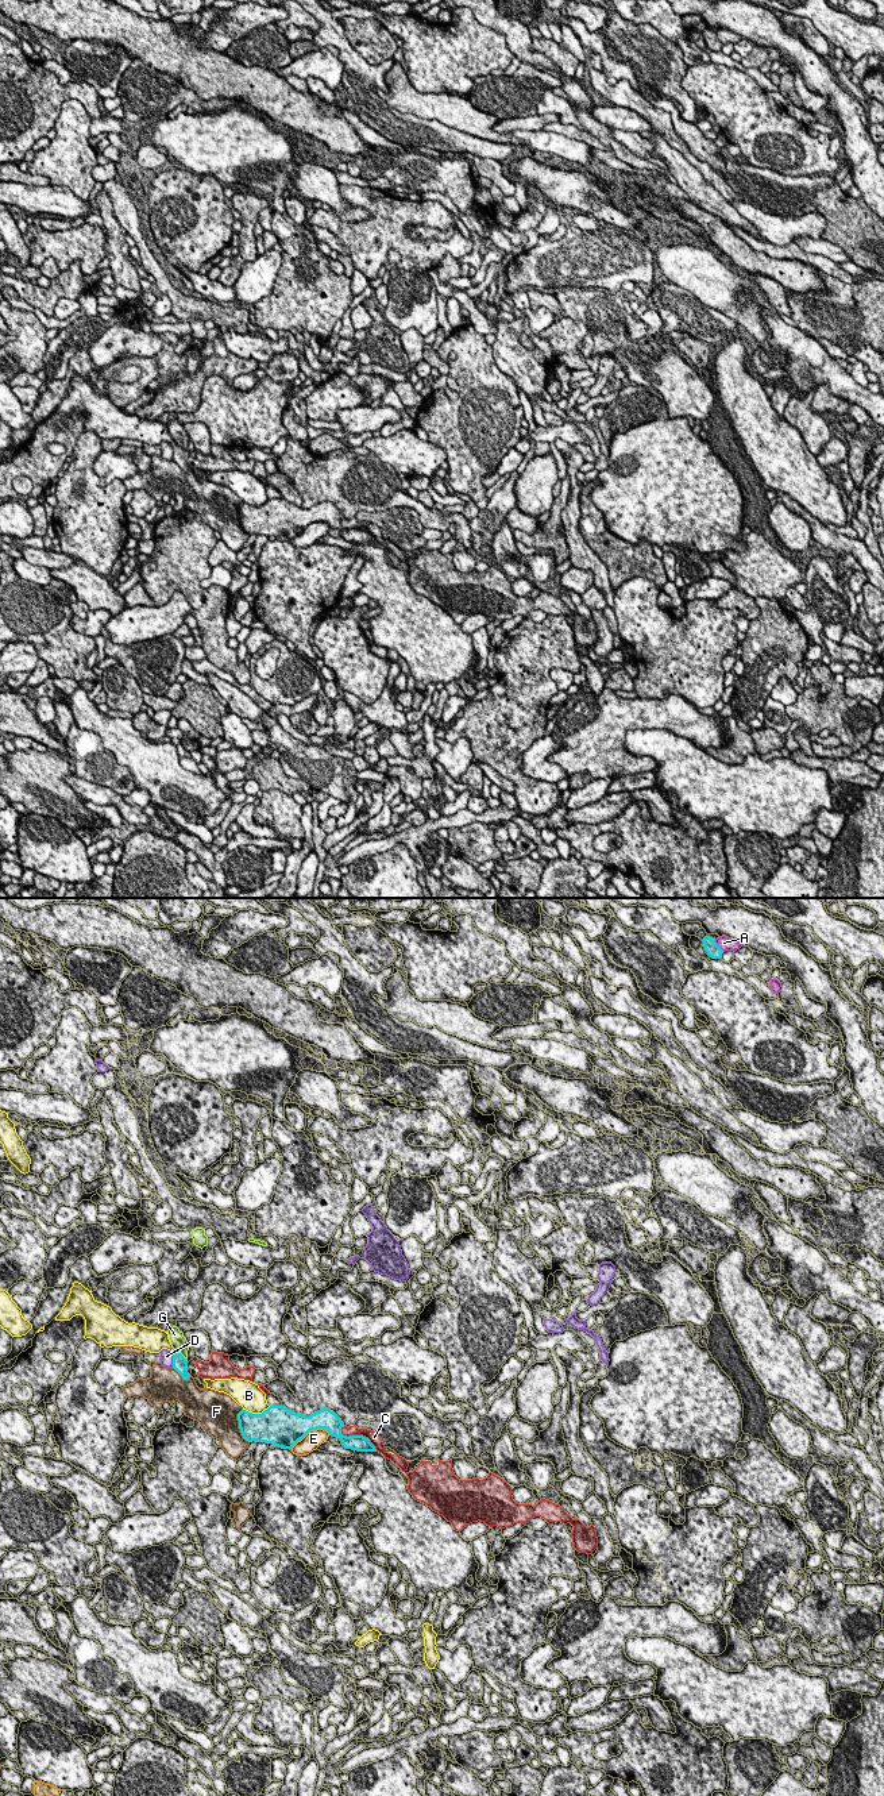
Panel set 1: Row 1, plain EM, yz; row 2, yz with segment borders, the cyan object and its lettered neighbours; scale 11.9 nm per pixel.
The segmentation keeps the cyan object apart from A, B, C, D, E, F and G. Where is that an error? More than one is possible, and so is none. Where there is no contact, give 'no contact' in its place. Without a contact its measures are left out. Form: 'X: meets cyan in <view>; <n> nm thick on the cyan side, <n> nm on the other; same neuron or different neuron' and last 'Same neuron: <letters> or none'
A: meets cyan in yz; 160 nm thick on the cyan side, 160 nm on the other; different neuron
B: meets cyan in yz; 420 nm thick on the cyan side, 320 nm on the other; different neuron
C: meets cyan in yz; 190 nm thick on the cyan side, 130 nm on the other; different neuron
D: meets cyan in yz; 180 nm thick on the cyan side, 140 nm on the other; different neuron
E: meets cyan in yz; 380 nm thick on the cyan side, 200 nm on the other; different neuron
F: meets cyan in yz; 340 nm thick on the cyan side, 420 nm on the other; different neuron
G: meets cyan in yz; 180 nm thick on the cyan side, 140 nm on the other; same neuron
Same neuron: G

